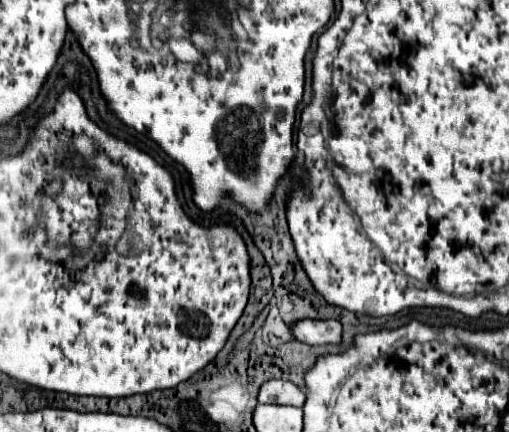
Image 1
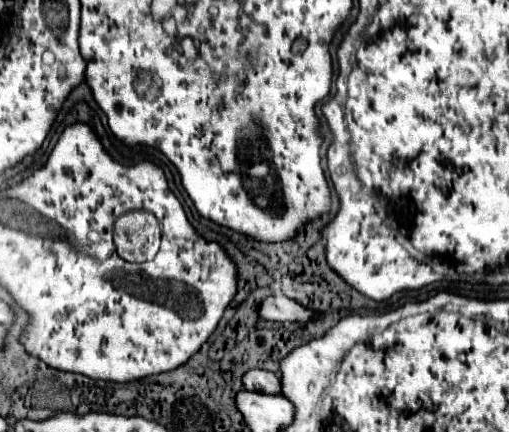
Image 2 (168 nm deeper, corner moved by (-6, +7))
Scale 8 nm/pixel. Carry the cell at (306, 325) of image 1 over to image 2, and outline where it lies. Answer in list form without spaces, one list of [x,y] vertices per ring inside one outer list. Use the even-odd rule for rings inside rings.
[[[285,295],[267,297],[259,307],[259,315],[263,319],[279,321],[279,323],[309,323],[319,317],[317,311],[307,309]]]

